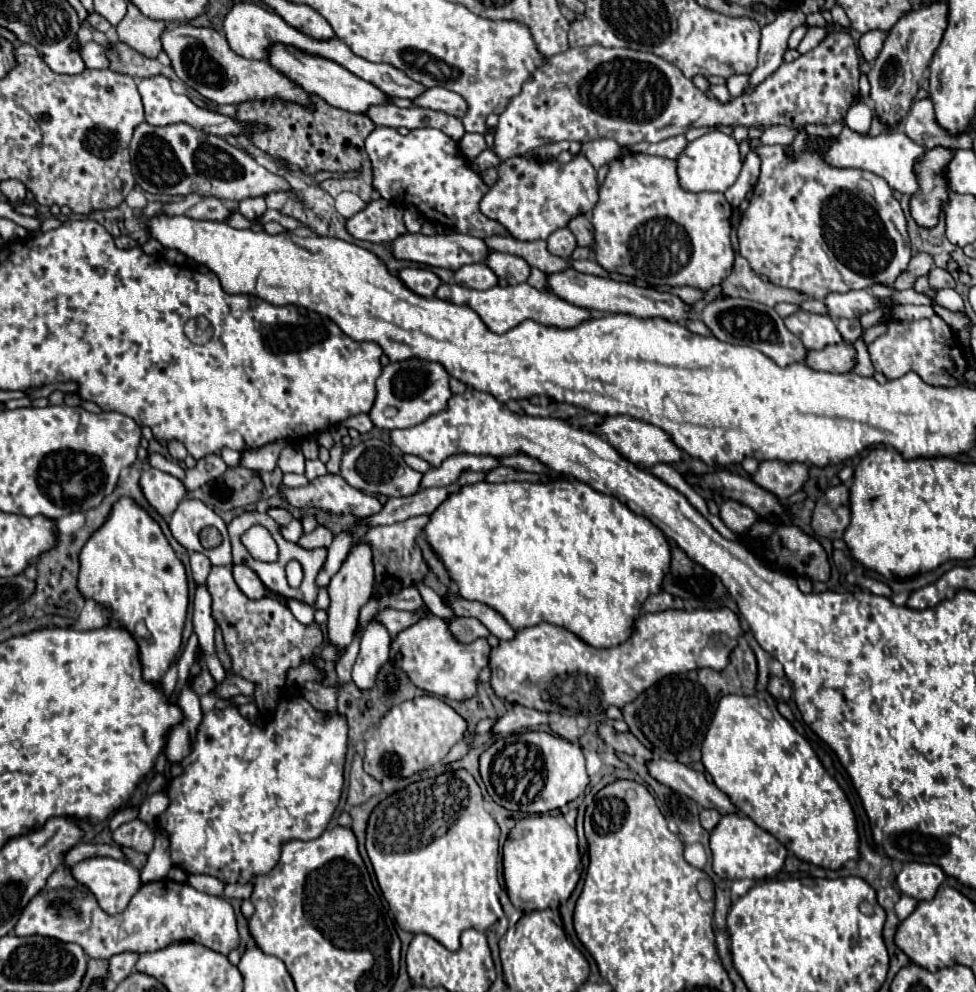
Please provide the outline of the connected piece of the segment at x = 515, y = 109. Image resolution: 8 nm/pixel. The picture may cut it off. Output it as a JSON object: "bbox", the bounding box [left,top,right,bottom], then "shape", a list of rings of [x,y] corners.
{"bbox":[493,31,859,159],"shape":[[[835,31],[827,39],[823,39],[815,49],[801,55],[791,63],[783,63],[769,79],[765,79],[751,95],[733,97],[729,103],[721,103],[717,99],[707,97],[699,91],[691,79],[687,79],[677,67],[669,61],[643,51],[633,49],[607,49],[607,47],[573,47],[561,55],[549,57],[547,63],[535,71],[533,81],[525,83],[523,91],[513,97],[505,113],[499,117],[497,133],[495,133],[495,147],[493,151],[501,159],[509,159],[515,155],[527,155],[531,149],[555,143],[555,141],[577,141],[587,143],[593,139],[609,137],[615,139],[619,145],[633,145],[633,143],[657,143],[669,139],[679,133],[687,133],[693,127],[703,125],[757,125],[757,127],[771,127],[771,125],[789,125],[801,127],[807,123],[813,125],[831,125],[845,117],[849,107],[859,99],[859,55],[857,45],[853,43],[847,31]]]}

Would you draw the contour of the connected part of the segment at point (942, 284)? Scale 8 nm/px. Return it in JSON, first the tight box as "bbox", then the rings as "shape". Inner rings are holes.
{"bbox":[927,267,955,289],"shape":[[[933,267],[927,277],[929,277],[929,283],[931,283],[935,289],[947,289],[947,287],[955,289],[955,281],[953,281],[953,277],[951,277],[945,269]]]}

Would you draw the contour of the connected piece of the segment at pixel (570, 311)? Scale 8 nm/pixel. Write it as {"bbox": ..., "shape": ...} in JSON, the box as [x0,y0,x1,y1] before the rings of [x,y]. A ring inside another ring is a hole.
{"bbox":[435,283,591,333],"shape":[[[443,283],[437,289],[435,297],[451,301],[455,305],[465,305],[465,307],[473,309],[481,317],[481,321],[487,325],[487,329],[493,331],[493,333],[505,333],[505,331],[513,329],[517,323],[521,323],[525,319],[533,319],[533,321],[543,323],[543,325],[553,325],[553,327],[569,329],[569,327],[575,327],[581,321],[585,321],[585,319],[591,317],[587,309],[571,305],[571,303],[563,301],[561,297],[557,297],[555,293],[551,293],[551,291],[537,291],[529,283],[509,285],[509,287],[497,285],[493,289],[487,289],[487,291],[477,291],[477,289],[469,289],[469,287],[461,287],[461,285]]]}

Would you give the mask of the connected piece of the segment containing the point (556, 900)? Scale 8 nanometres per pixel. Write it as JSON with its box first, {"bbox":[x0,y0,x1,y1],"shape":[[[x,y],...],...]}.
{"bbox":[502,815,581,911],"shape":[[[531,815],[525,819],[519,819],[517,825],[509,831],[507,841],[503,845],[502,854],[503,877],[507,895],[511,903],[517,909],[523,911],[535,911],[535,909],[557,909],[561,901],[567,901],[573,893],[579,877],[581,877],[581,857],[577,851],[577,833],[575,827],[571,827],[563,815]]]}

